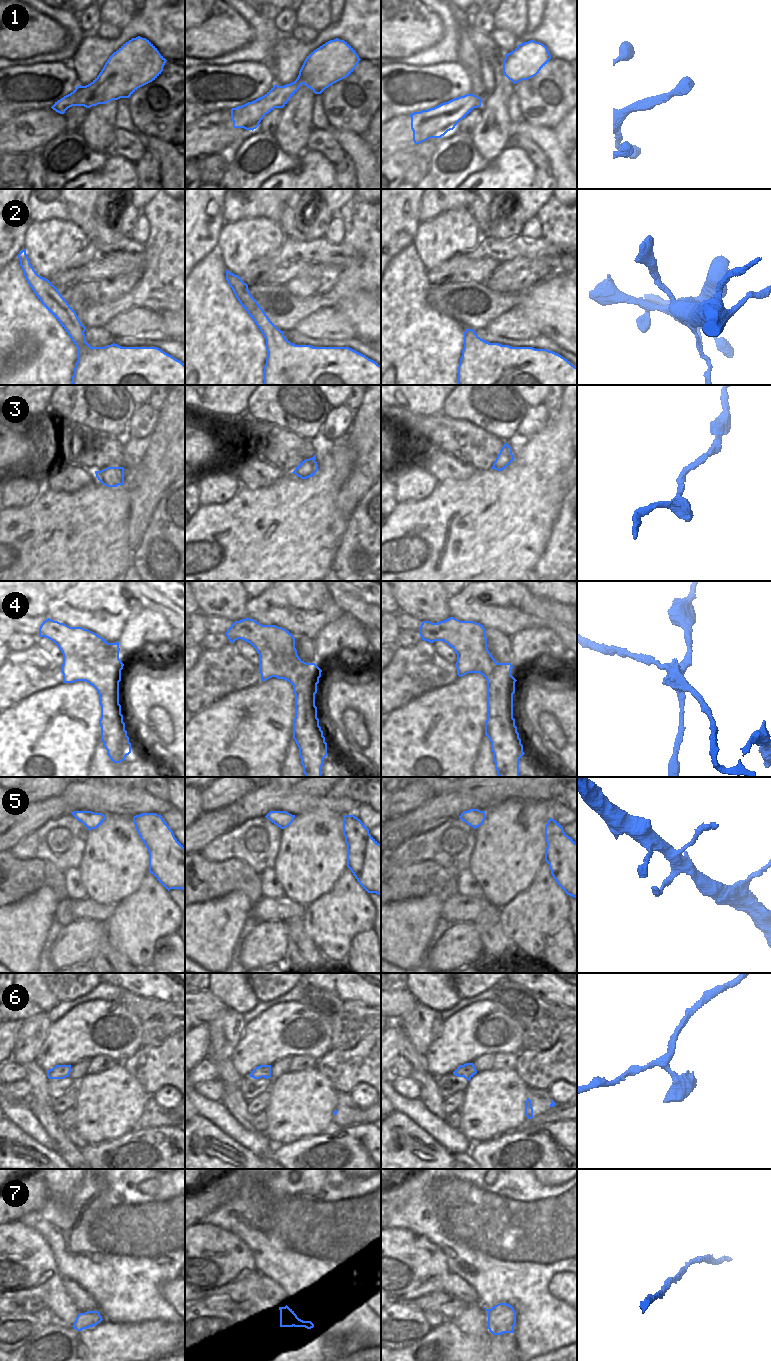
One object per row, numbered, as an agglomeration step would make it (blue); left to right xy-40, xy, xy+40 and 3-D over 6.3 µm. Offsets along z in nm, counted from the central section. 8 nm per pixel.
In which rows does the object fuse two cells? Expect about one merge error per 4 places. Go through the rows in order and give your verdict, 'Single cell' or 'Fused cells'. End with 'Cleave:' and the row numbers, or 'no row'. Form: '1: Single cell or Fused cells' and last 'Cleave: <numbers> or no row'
1: Single cell
2: Single cell
3: Single cell
4: Fused cells
5: Single cell
6: Single cell
7: Single cell
Cleave: 4

